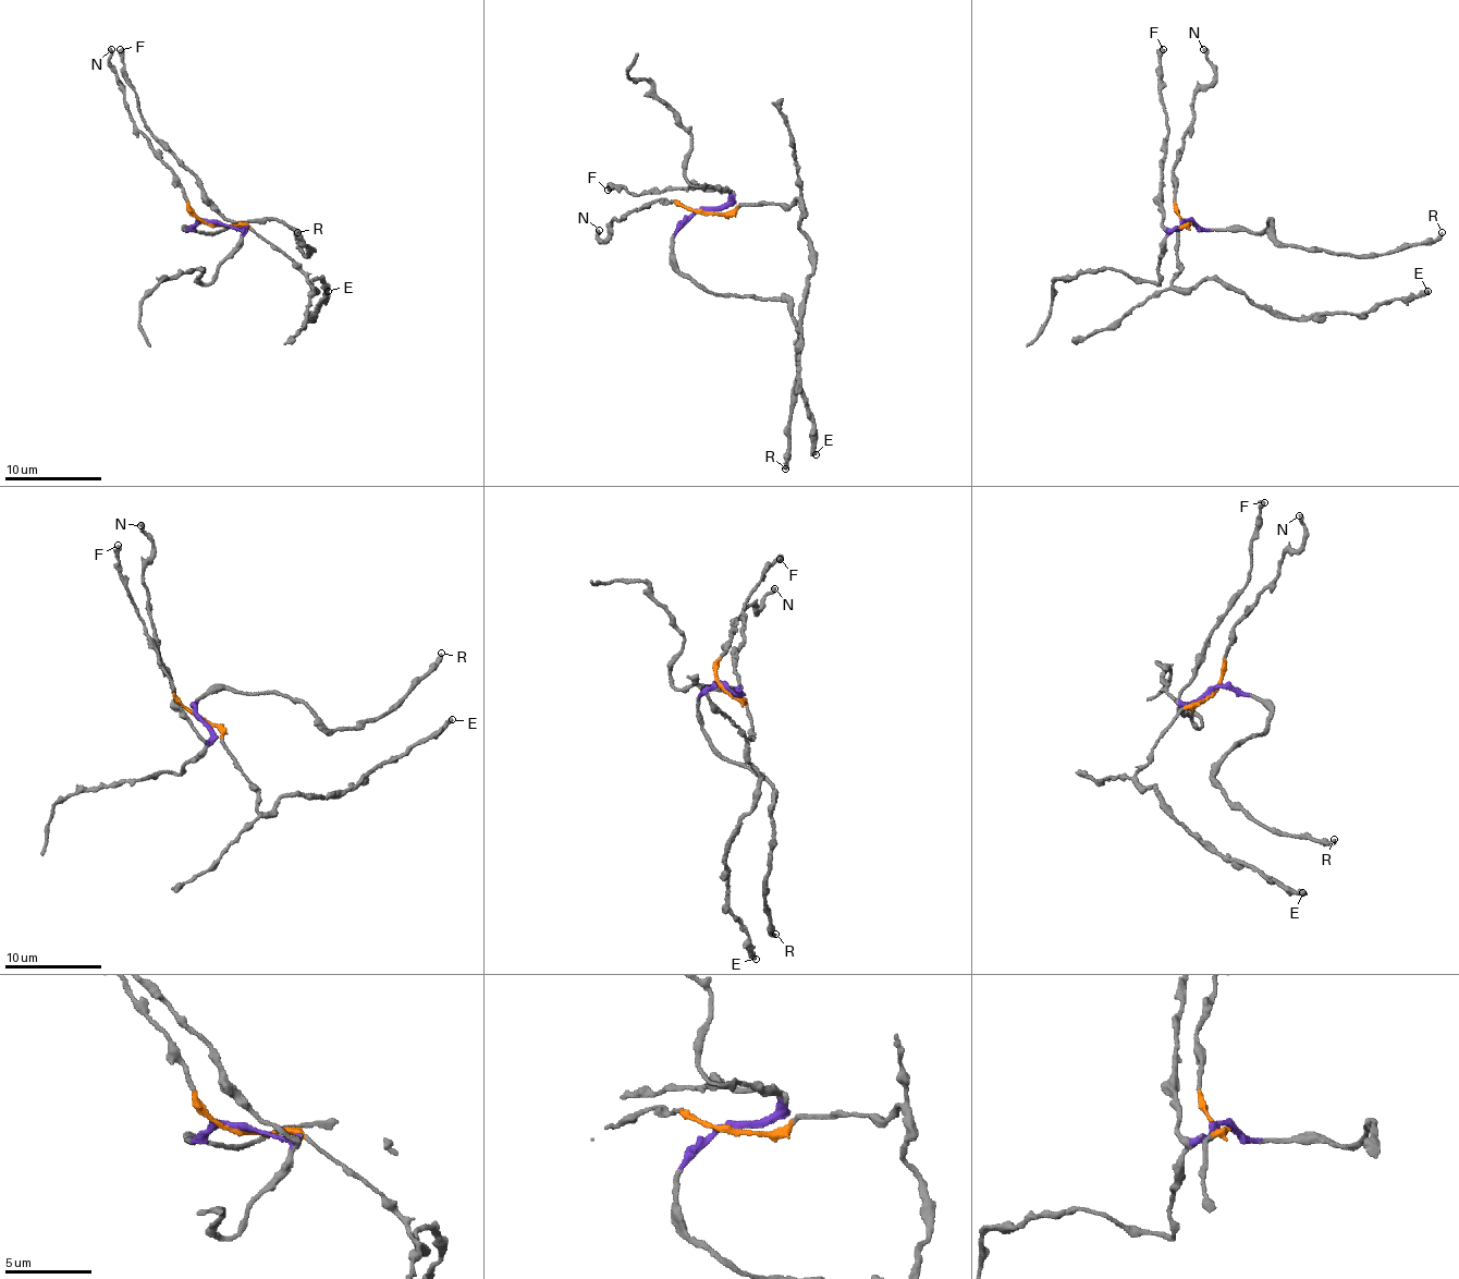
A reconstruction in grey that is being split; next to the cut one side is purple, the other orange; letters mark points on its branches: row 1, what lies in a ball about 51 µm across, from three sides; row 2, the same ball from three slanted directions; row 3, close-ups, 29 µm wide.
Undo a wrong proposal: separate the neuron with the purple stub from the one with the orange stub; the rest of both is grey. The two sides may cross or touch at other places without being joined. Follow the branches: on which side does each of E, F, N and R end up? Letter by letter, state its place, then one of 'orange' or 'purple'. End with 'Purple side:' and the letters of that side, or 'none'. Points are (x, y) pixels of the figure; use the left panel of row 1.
E: place (328, 291); orange
F: place (120, 49); purple
N: place (111, 49); orange
R: place (297, 232); purple
Purple side: F, R

